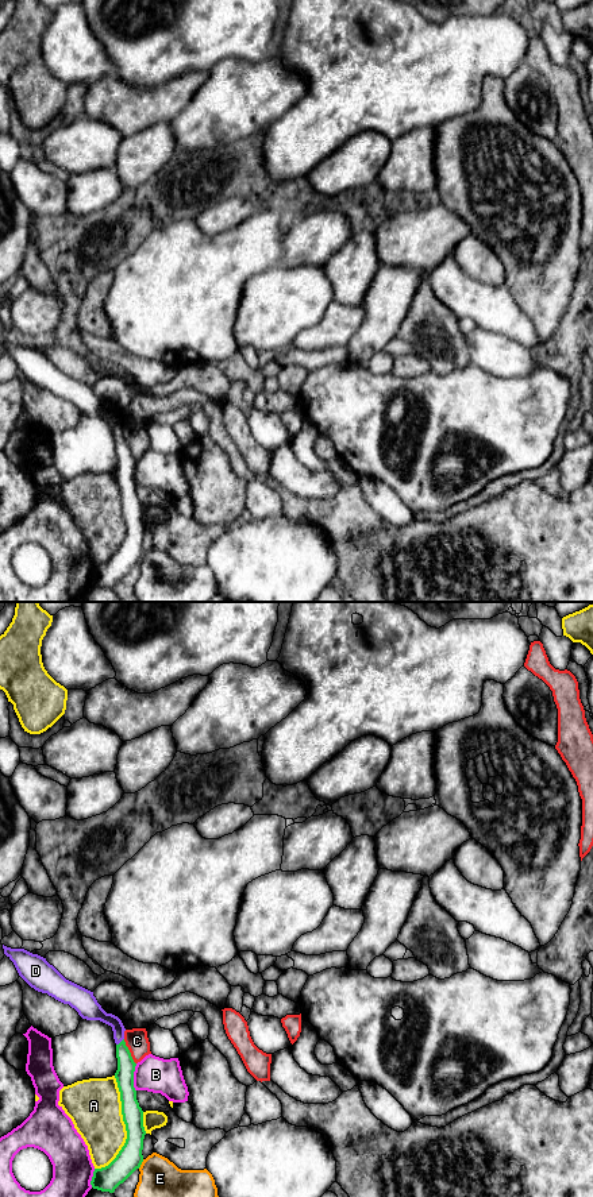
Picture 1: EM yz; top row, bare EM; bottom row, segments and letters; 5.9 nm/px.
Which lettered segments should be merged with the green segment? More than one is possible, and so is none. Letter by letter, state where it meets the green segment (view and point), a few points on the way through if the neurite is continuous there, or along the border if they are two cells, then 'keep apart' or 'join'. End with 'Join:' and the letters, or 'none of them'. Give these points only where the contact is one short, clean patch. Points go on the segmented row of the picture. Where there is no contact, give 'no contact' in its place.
A: contact yz (126, 1127); keep apart
B: contact yz (133, 1077); keep apart
C: contact yz (129, 1051); keep apart
D: contact yz (120, 1042); way yz (126, 1066), (120, 1042), (119, 1030), (92, 1011); join
E: contact yz (141, 1163); keep apart
Join: D

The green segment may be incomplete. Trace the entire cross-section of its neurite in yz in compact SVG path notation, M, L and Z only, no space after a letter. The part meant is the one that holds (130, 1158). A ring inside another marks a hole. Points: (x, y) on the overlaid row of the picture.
M3 945L4 954L14 962L19 976L35 991L47 993L55 1000L69 1004L82 1019L100 1020L112 1027L116 1043L118 1070L115 1078L120 1092L122 1115L127 1139L116 1158L105 1167L95 1169L91 1185L93 1189L113 1193L143 1162L143 1111L136 1100L134 1071L136 1063L124 1042L122 1020L107 1013L97 1003L93 992L66 980L46 958L24 949Z

